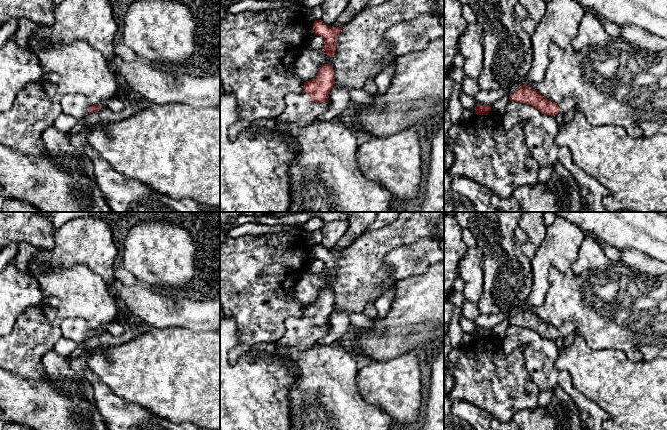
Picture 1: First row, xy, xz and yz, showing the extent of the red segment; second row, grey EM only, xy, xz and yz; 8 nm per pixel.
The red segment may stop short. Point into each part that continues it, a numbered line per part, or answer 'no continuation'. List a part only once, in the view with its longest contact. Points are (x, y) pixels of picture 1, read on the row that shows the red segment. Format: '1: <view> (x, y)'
1: xz (301, 111)

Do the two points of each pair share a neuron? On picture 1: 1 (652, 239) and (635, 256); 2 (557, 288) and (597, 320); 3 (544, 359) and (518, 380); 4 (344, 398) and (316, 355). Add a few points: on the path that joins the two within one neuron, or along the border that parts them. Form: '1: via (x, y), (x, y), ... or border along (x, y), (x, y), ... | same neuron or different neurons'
1: border along (620, 250), (639, 250), (656, 260) | different neurons
2: via (567, 294), (583, 309), (587, 310) | same neuron
3: border along (524, 348), (525, 367), (531, 380), (540, 390) | different neurons
4: via (333, 387), (325, 379), (322, 366) | same neuron

